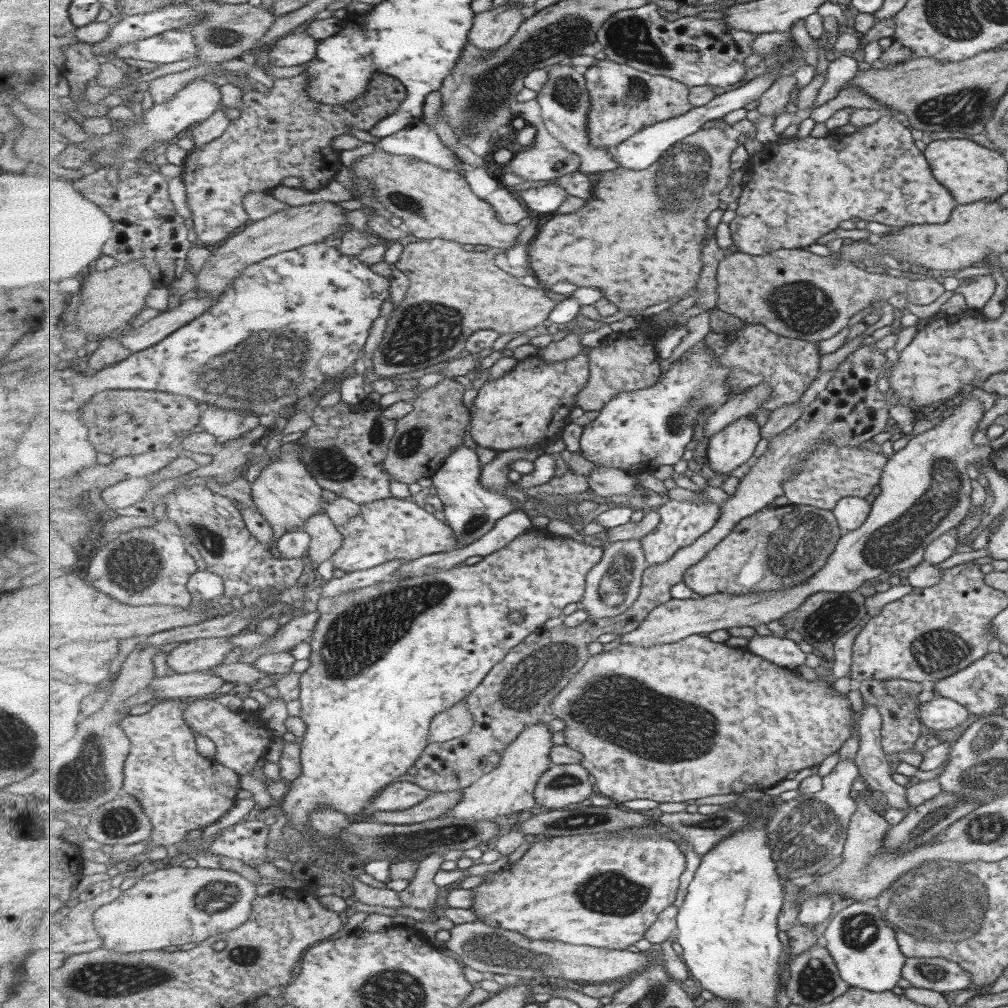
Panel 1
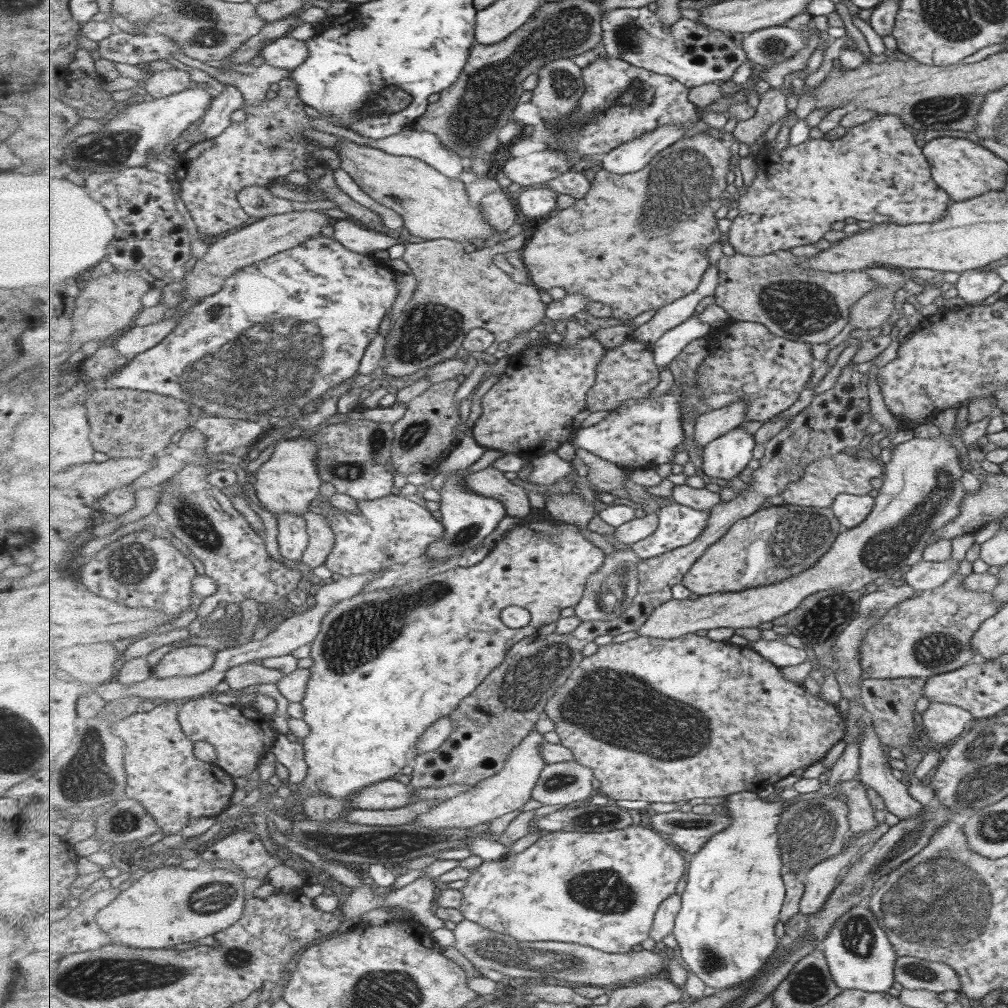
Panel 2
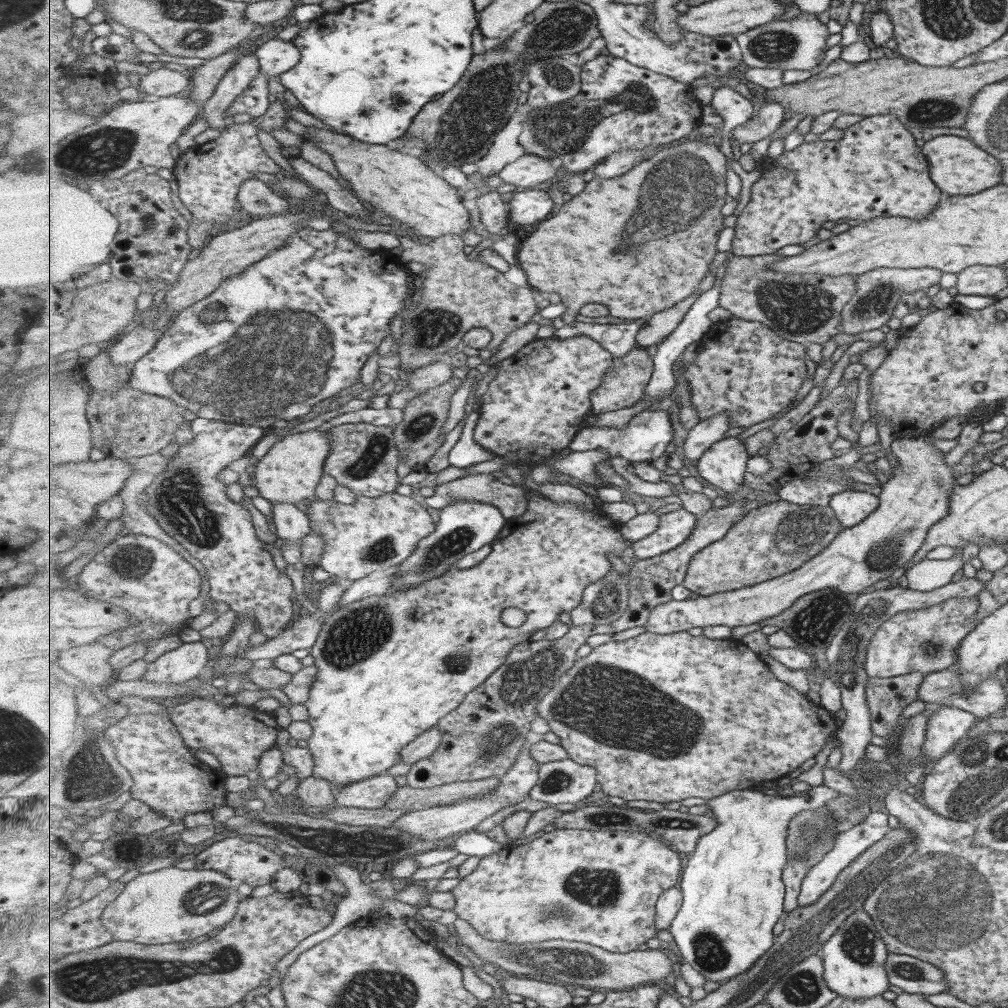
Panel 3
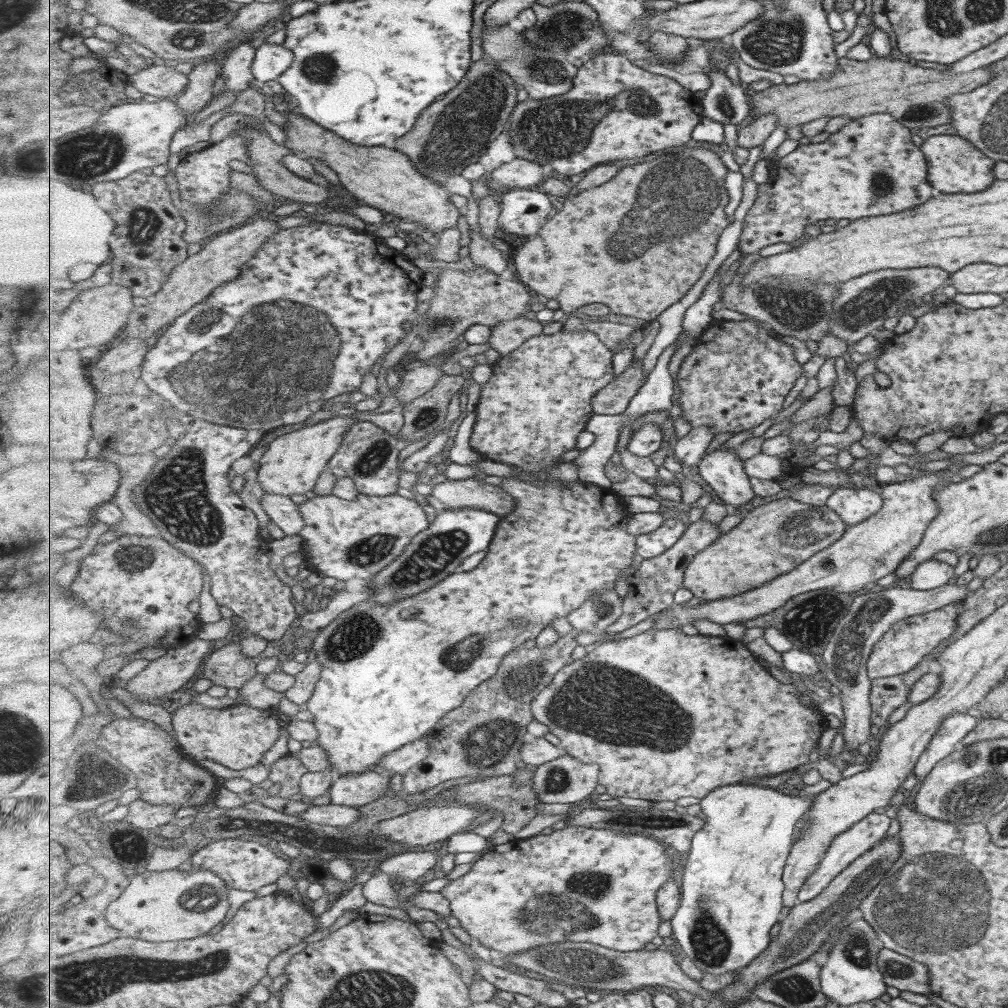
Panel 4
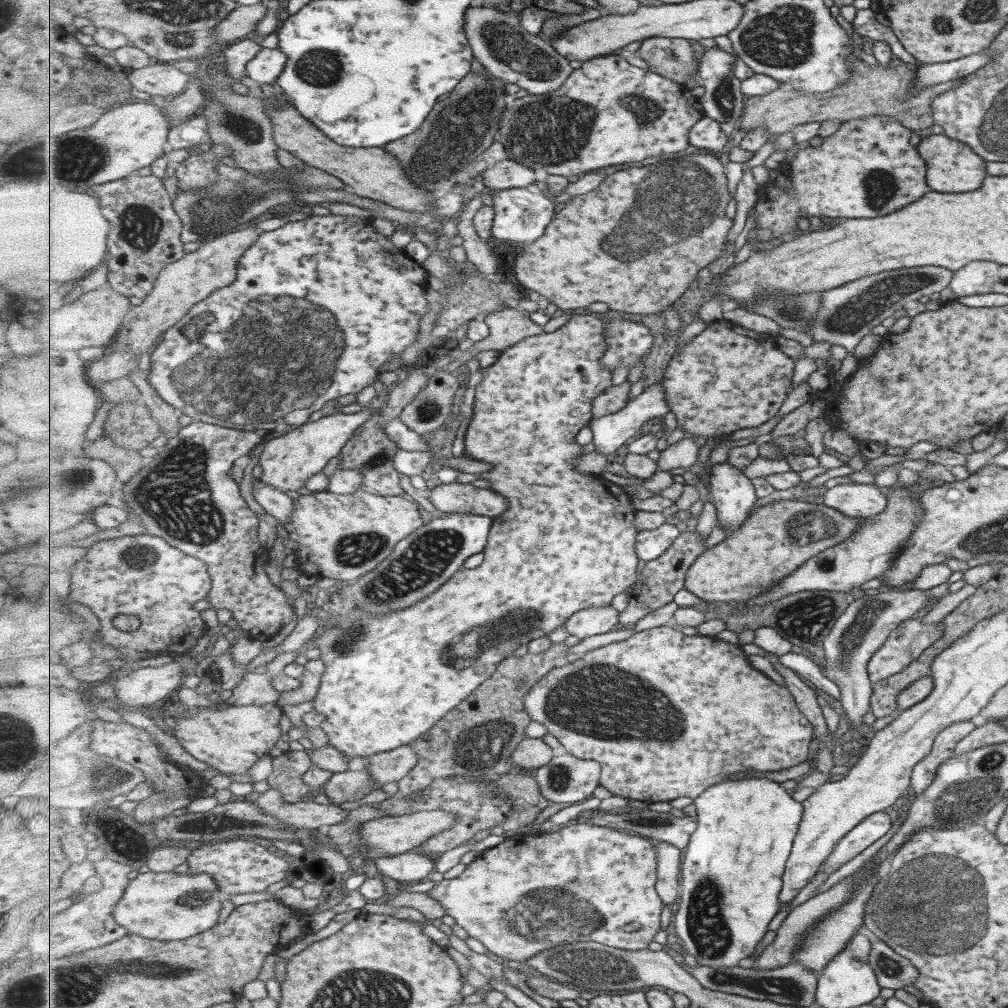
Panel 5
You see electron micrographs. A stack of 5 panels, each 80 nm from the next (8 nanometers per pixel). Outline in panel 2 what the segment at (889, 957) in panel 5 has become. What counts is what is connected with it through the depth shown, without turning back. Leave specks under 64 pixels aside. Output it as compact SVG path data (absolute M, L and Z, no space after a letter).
M907 955L895 957L893 980L907 990L939 993L959 988L957 975L949 964Z

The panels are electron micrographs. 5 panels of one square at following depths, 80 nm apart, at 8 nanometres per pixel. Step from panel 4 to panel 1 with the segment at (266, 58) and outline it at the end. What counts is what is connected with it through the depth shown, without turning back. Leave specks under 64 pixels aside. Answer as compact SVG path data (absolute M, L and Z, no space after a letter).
M296 31L278 39L271 45L268 58L271 65L293 67L317 58L318 40L307 33Z

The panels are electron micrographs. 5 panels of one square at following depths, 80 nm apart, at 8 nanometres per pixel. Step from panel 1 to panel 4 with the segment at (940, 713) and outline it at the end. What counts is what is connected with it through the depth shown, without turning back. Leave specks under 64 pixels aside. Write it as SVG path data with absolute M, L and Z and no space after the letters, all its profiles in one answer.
M954 712L941 721L912 768L912 774L919 784L937 762L957 748L960 740L973 730L976 723L976 713L972 712Z

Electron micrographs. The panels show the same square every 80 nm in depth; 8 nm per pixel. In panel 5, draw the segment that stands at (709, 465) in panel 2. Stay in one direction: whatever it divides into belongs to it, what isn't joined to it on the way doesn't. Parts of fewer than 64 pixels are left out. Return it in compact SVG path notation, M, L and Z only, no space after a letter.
M728 461L711 467L709 474L709 494L712 497L711 502L716 507L718 522L723 529L726 529L727 534L733 533L741 529L758 504L753 482L743 475L741 469L729 464Z

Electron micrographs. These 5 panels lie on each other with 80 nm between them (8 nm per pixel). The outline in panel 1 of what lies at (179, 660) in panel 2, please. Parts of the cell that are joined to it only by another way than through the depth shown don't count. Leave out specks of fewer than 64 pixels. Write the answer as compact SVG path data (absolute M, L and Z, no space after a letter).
M230 636L186 640L167 654L166 664L177 674L208 671L221 665L234 648Z

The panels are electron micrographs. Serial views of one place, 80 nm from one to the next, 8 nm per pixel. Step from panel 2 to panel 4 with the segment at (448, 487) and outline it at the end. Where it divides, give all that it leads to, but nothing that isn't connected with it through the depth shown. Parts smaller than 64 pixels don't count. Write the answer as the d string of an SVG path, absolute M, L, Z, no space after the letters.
M481 508L438 511L430 528L418 534L410 546L405 548L405 554L374 576L372 588L375 592L370 600L375 600L377 605L393 604L401 598L411 598L419 592L430 590L460 570L461 562L465 558L475 552L488 551L501 522L502 517L498 513L487 512Z

